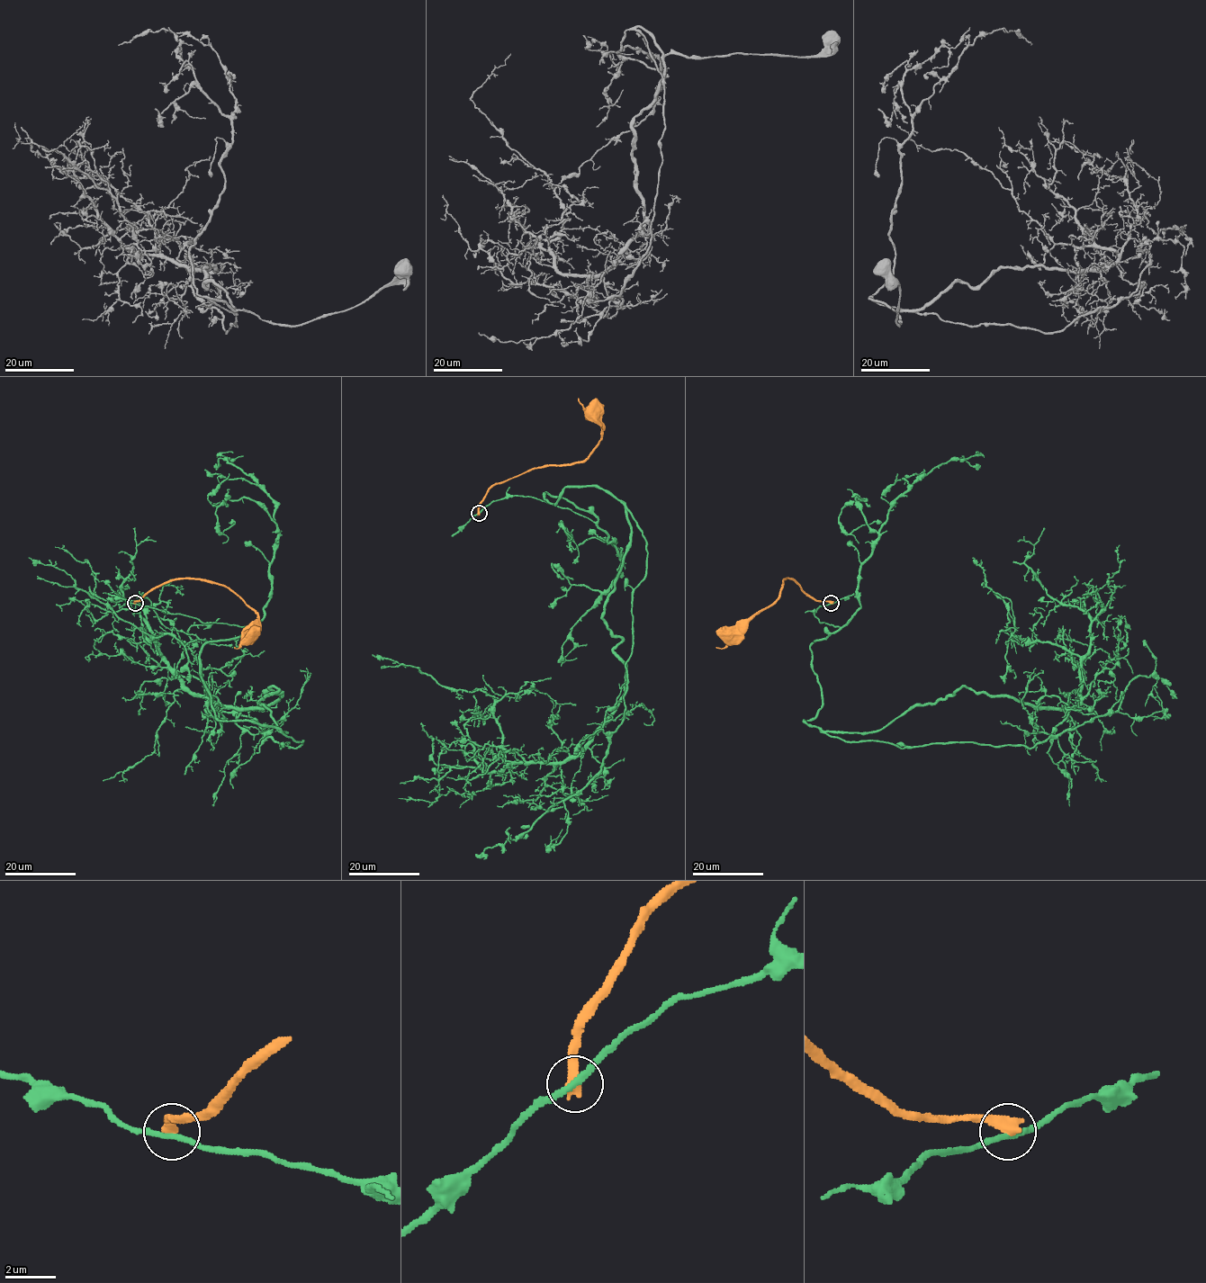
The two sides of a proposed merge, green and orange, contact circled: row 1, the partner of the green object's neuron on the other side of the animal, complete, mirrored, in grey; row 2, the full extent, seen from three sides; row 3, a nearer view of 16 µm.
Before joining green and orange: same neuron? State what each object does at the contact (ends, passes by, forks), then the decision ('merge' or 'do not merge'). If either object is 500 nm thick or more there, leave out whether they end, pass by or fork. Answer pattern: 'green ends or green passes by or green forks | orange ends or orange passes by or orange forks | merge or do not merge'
do not merge

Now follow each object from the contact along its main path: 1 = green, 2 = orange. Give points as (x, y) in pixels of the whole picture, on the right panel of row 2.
1: (832, 603), (805, 721), (823, 731), (963, 686), (1074, 708), (1080, 658), (1017, 637), (972, 557)
2: (832, 603), (811, 597), (795, 581), (787, 578), (783, 581), (780, 596), (756, 614), (736, 638), (732, 636)

